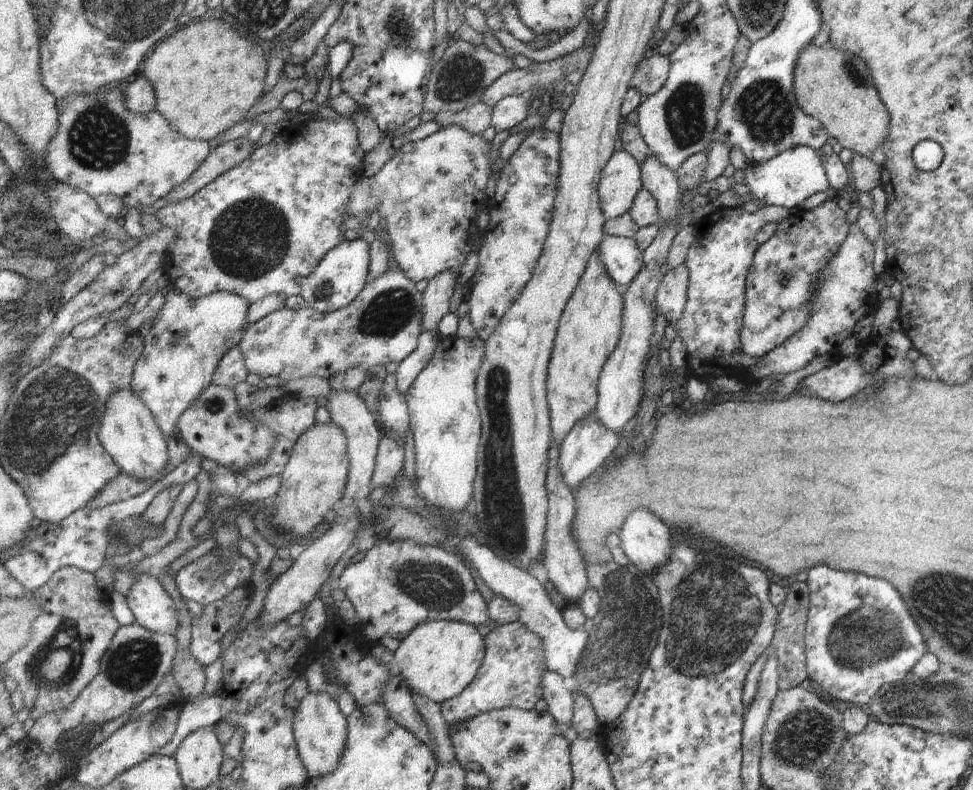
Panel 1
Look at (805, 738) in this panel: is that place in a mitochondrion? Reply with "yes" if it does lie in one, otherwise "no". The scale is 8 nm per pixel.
yes

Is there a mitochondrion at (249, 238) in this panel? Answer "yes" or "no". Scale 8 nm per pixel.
yes

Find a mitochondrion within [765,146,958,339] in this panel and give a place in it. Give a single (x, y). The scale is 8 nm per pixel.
(783, 279)

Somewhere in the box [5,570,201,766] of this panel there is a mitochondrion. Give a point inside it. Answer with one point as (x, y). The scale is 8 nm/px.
(68, 640)

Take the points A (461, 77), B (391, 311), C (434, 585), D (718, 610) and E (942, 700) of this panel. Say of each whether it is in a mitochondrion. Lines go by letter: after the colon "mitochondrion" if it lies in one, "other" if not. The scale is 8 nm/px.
A: mitochondrion
B: mitochondrion
C: mitochondrion
D: mitochondrion
E: mitochondrion

